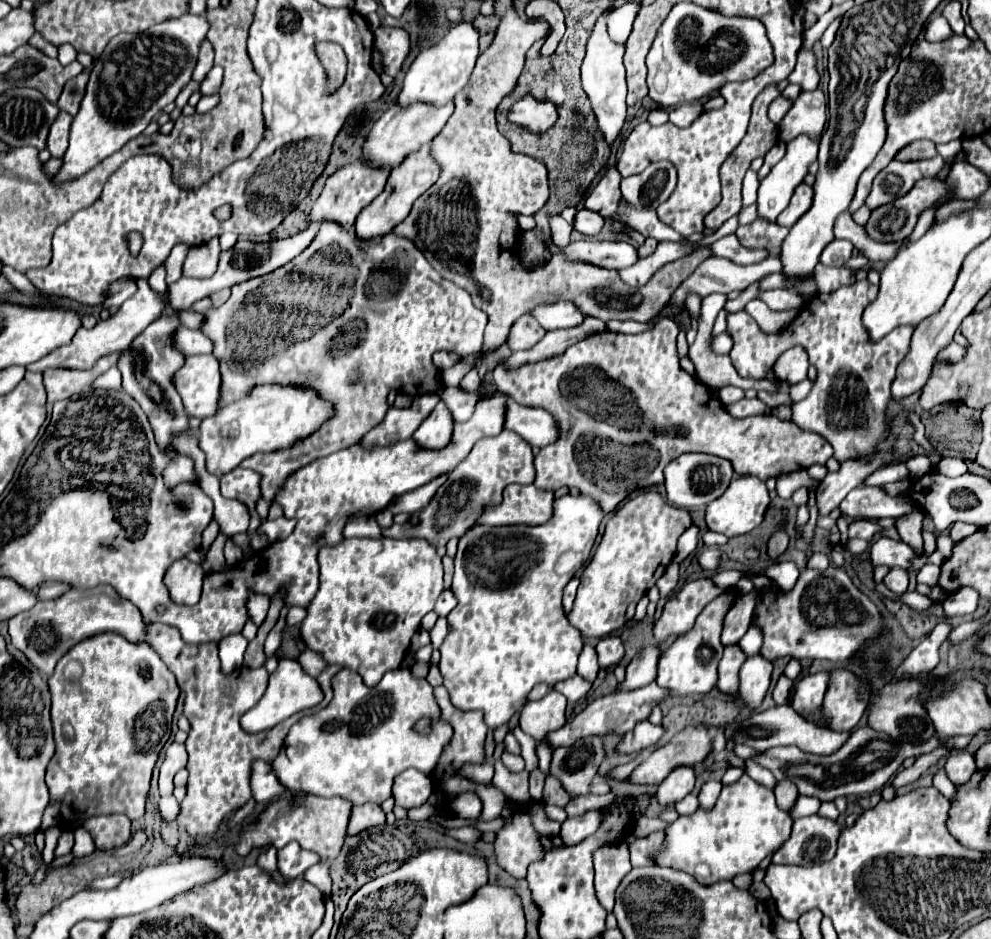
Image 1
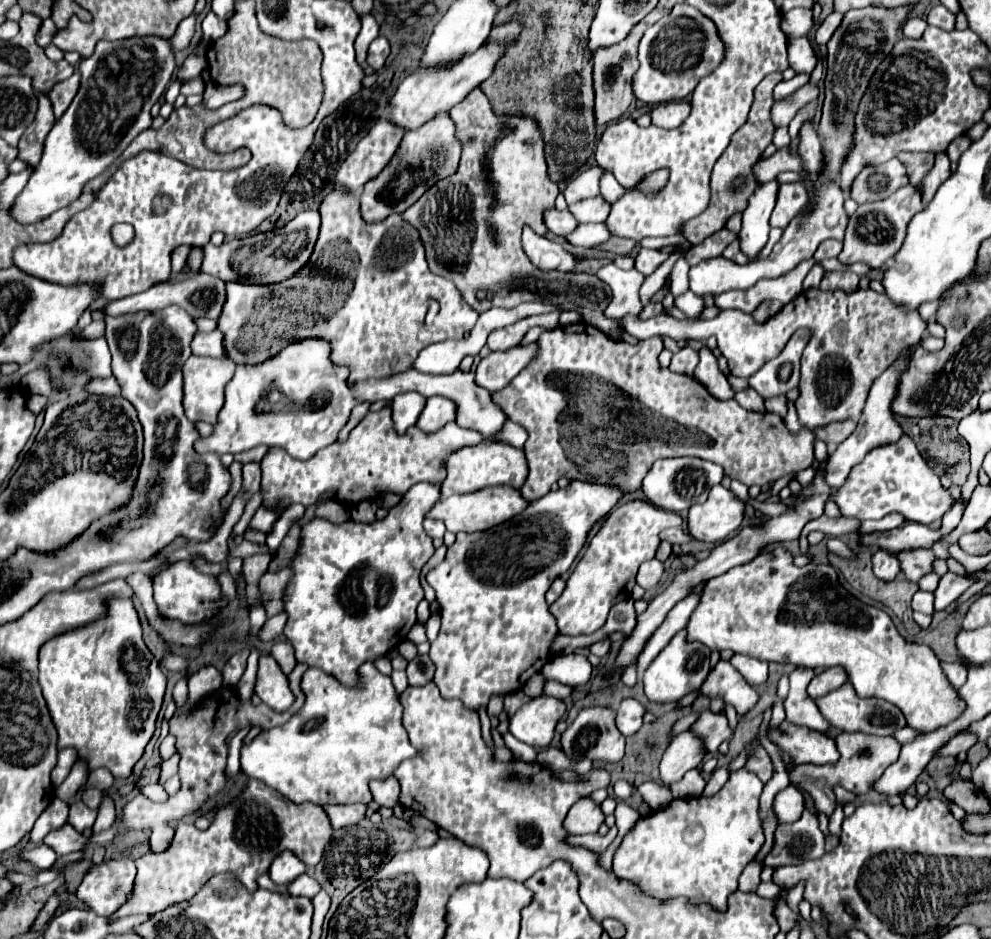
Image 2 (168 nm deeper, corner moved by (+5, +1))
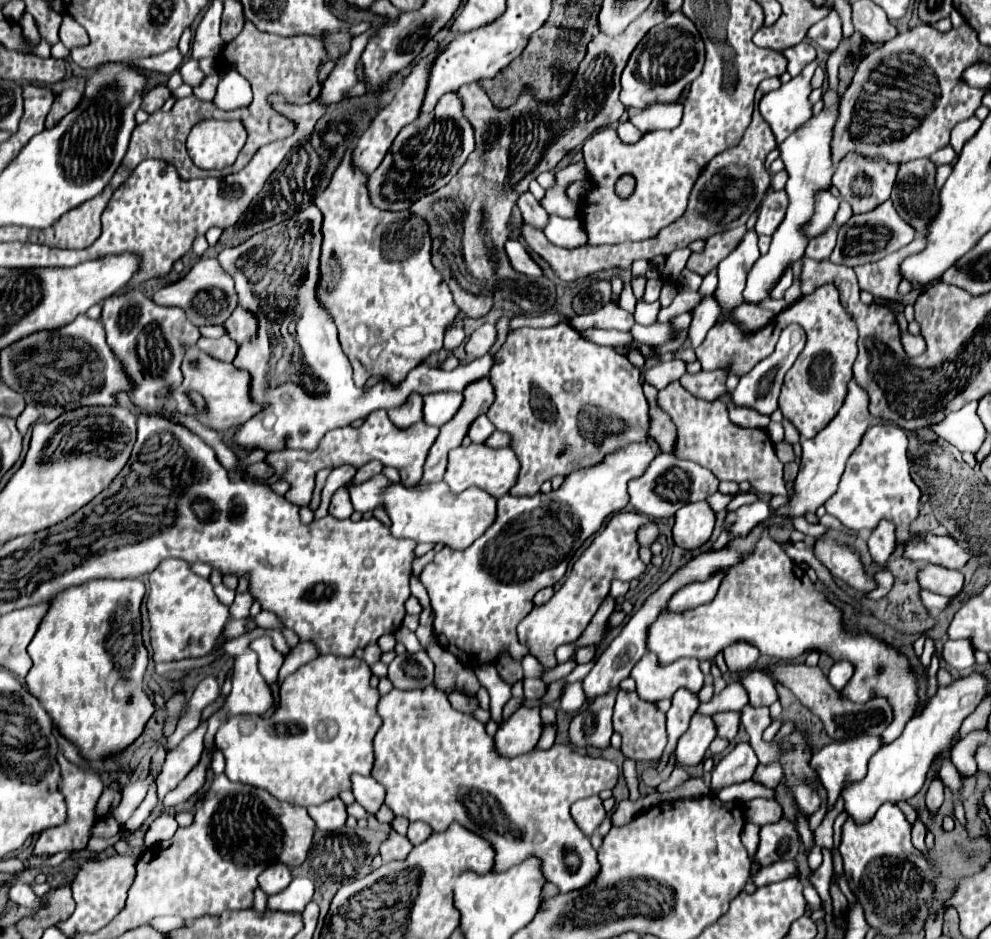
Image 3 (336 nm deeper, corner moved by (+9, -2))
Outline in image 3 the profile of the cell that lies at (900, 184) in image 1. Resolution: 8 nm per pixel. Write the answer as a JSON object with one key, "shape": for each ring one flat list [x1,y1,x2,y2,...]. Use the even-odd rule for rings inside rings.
{"shape":[[848,153,838,165,832,177,832,183,840,191,840,195,852,205,854,213,864,213,878,207,882,201,890,197,894,181,896,181,896,173,898,173,896,163,886,163,882,159,866,159,858,153]]}

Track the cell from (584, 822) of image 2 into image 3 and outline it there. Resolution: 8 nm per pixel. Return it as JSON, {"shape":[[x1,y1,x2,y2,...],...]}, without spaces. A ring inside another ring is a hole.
{"shape":[[600,797,580,799,580,801,576,801,572,805,572,819,582,829,582,833,588,835,588,837,604,821,604,817,606,817,606,811,602,807,602,799]]}

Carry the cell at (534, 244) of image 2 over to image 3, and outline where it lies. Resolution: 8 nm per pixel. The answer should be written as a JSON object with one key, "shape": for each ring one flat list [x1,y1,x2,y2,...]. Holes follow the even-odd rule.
{"shape":[[510,239,506,243,506,253,514,265,514,269,522,275,528,275,528,277,542,277,544,271,542,267,530,257,530,253,526,251,526,247,522,245,522,241,518,239]]}

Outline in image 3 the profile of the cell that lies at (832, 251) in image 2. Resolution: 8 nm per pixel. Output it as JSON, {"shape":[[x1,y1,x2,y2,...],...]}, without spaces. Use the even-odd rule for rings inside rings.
{"shape":[[830,227,830,233,824,233,822,237,814,237,814,241,808,243,806,257,816,259,816,261,830,259,834,245,836,245,836,227]]}

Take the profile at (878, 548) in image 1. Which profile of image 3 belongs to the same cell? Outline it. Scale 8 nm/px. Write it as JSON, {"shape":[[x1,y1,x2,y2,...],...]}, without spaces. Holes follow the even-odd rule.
{"shape":[[926,565,918,571,918,583,922,589,930,589,938,595,958,595,964,585,964,575,960,571,946,569,942,565]]}

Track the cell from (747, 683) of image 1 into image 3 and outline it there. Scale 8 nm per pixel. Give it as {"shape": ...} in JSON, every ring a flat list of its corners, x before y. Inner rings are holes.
{"shape":[[746,643,730,645,724,651,724,661,726,661,730,673,746,673,746,671,750,671,756,665,758,657,760,657,758,649,754,649,754,645,746,645]]}

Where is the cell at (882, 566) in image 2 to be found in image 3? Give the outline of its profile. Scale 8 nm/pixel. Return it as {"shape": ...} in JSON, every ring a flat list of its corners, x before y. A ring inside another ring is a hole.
{"shape":[[882,521,882,525,878,525,870,539,868,539,868,549,872,559,884,567,886,561,892,557,894,549,896,549,896,537,894,537,894,525,890,525,890,521]]}

